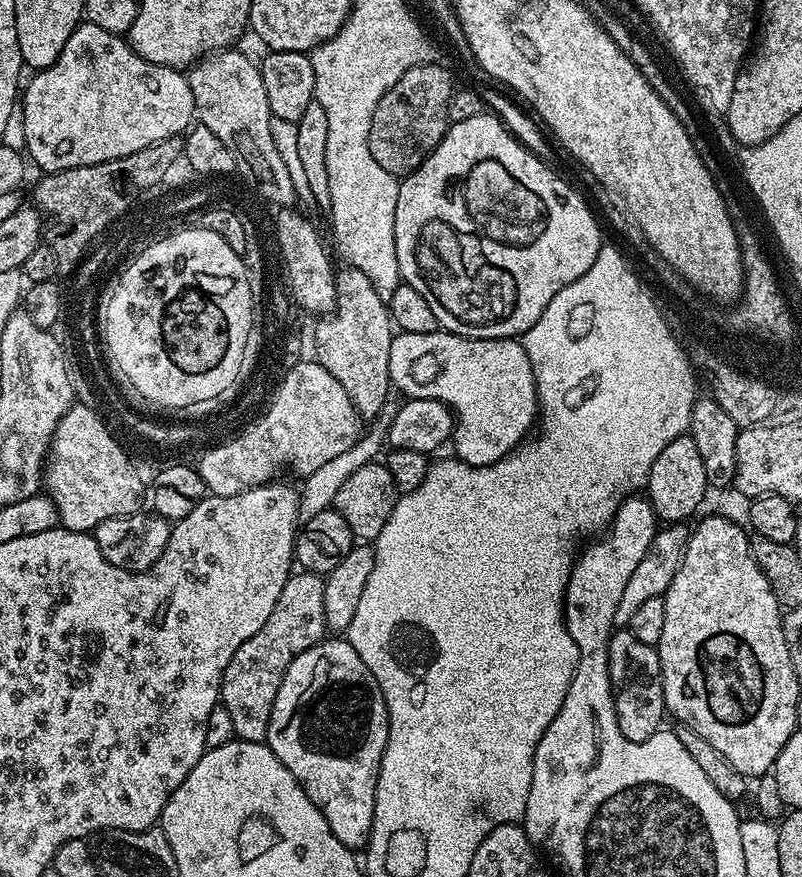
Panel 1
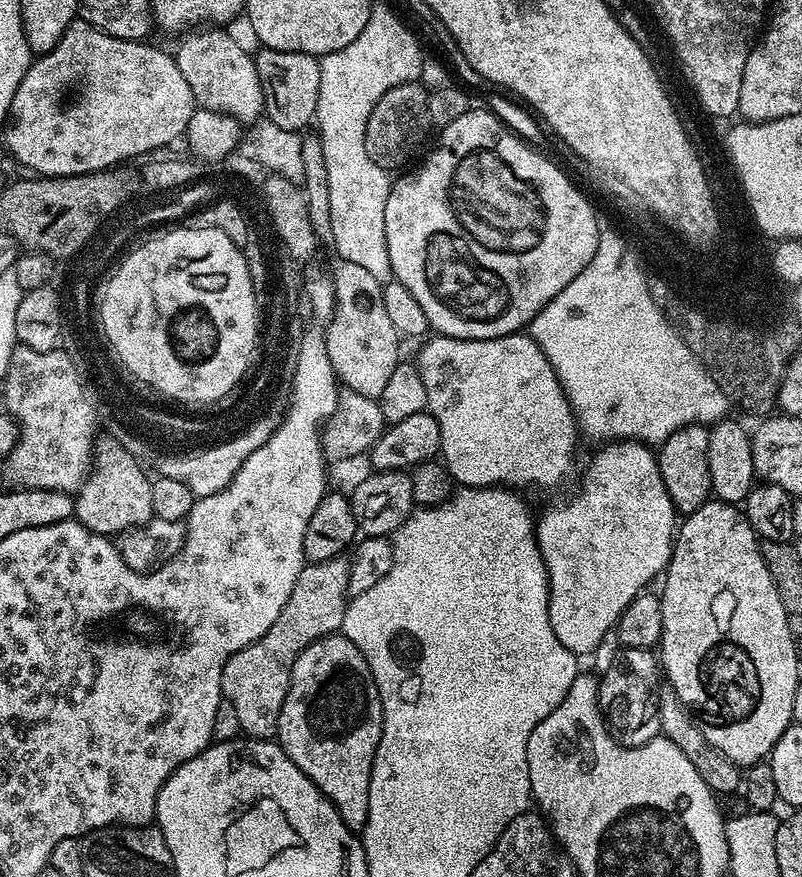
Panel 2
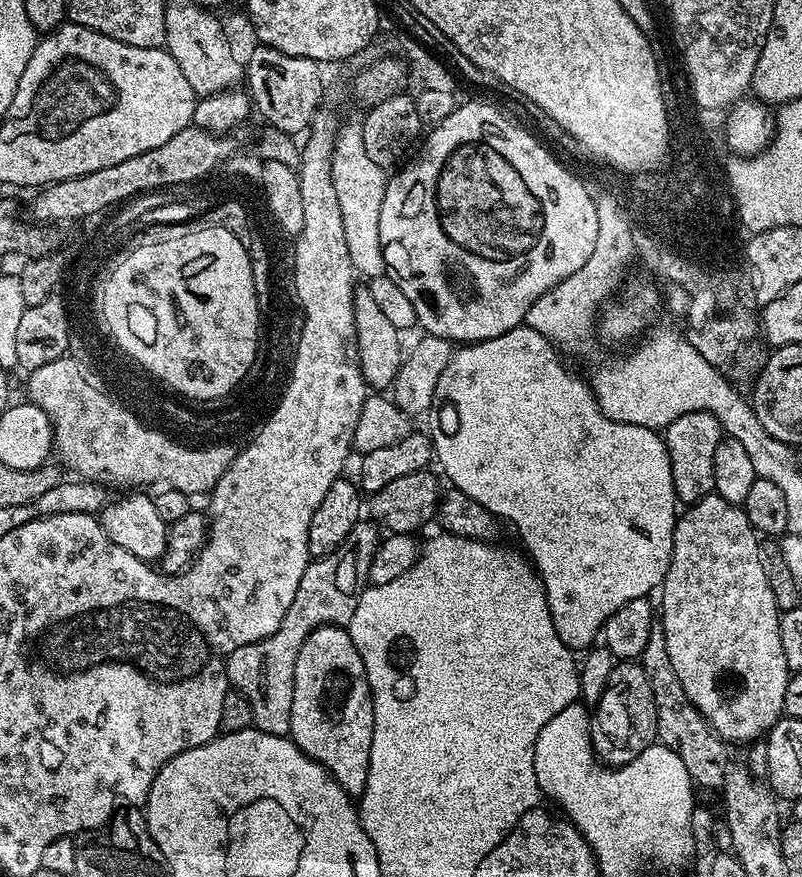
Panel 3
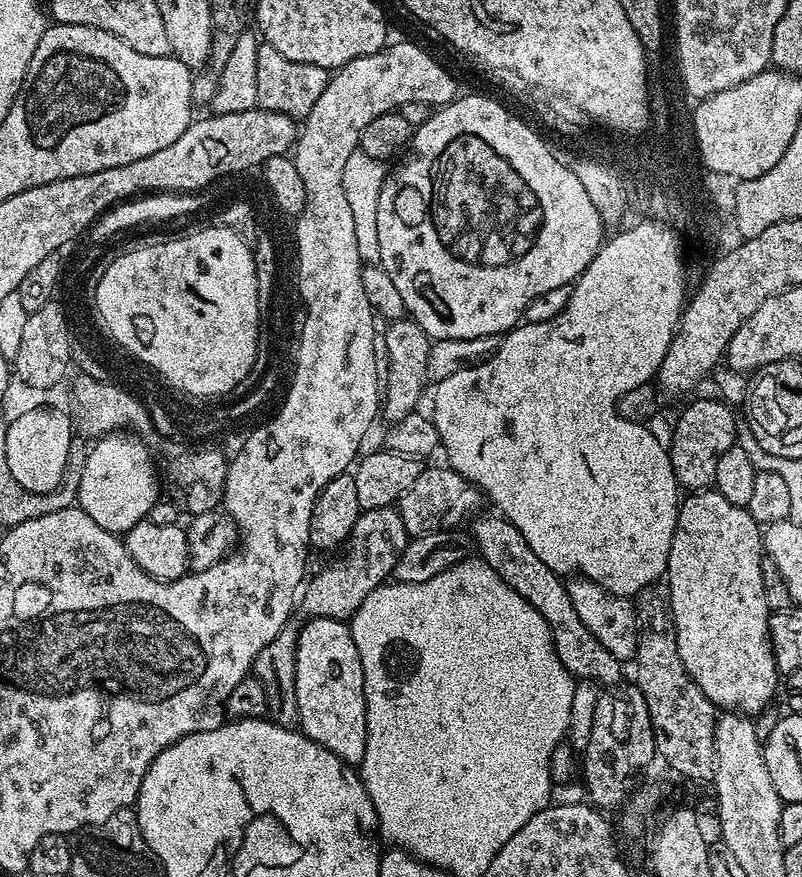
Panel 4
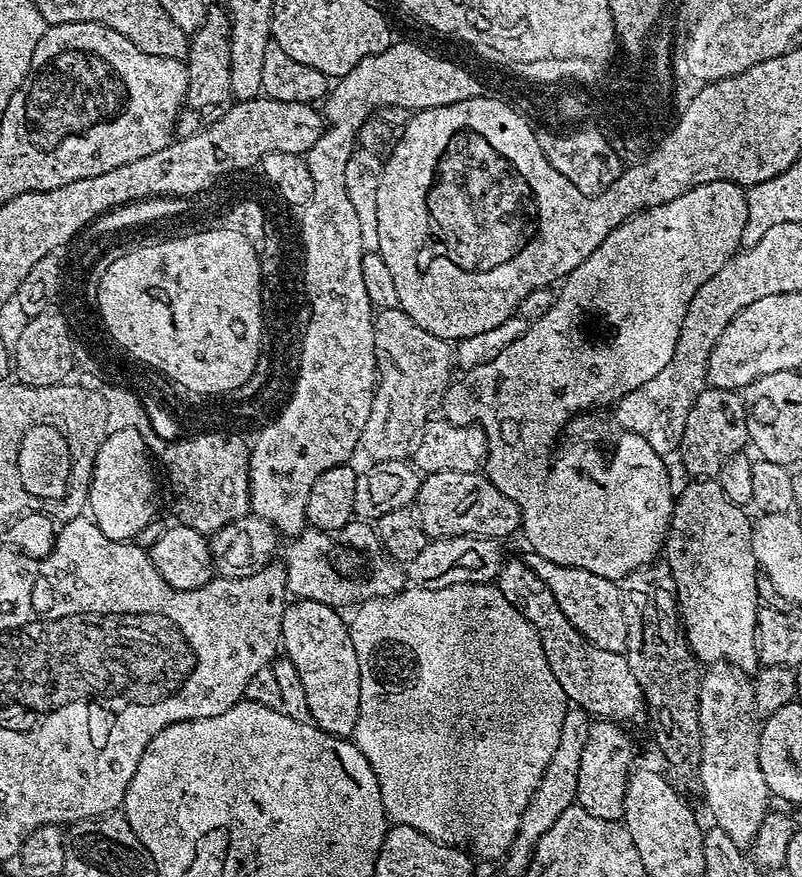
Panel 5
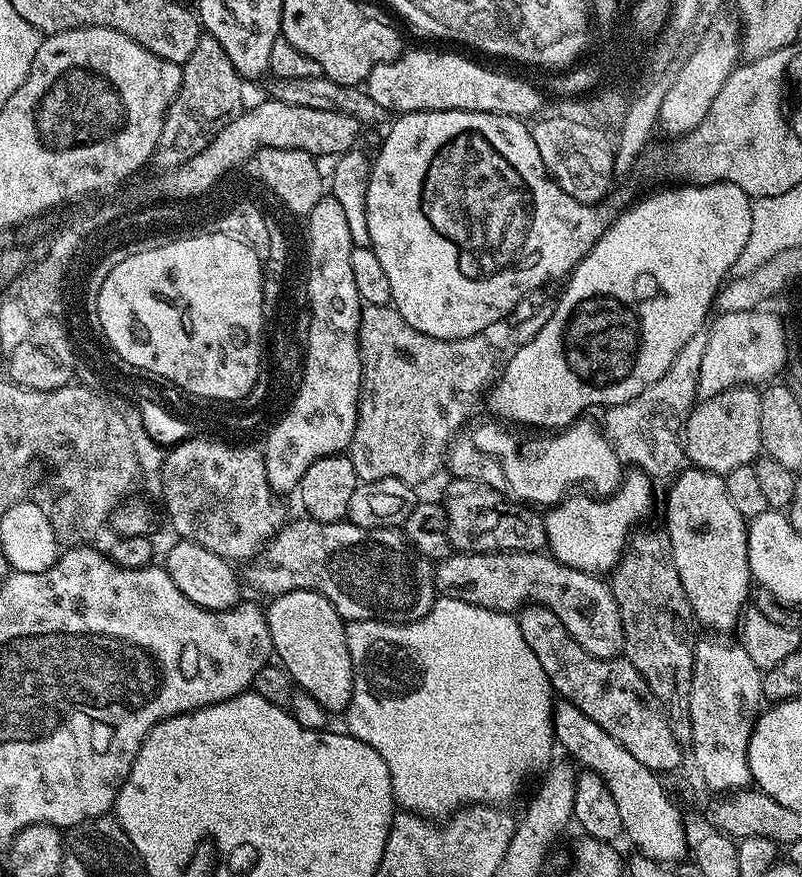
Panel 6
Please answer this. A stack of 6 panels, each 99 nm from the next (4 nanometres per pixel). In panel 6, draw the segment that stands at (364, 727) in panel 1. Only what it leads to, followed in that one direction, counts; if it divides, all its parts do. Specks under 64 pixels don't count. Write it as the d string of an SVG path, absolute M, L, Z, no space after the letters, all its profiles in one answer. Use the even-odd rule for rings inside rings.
M294 590L275 597L266 615L275 659L292 675L299 691L309 692L330 714L347 713L352 697L352 659L346 642L346 622L322 598L310 590Z

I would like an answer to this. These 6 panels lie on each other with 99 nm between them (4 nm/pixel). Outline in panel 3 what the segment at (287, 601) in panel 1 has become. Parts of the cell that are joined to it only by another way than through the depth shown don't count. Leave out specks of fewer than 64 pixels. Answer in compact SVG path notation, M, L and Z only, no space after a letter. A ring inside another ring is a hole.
M361 519L354 530L346 534L346 542L342 542L342 546L308 563L302 582L298 582L294 602L290 602L290 610L286 610L278 630L258 642L238 646L238 650L228 656L226 674L229 685L246 698L252 723L259 732L289 735L290 706L294 702L294 666L298 666L302 642L306 642L314 630L325 626L347 626L350 618L354 618L358 589L362 584L360 556L370 558L381 539L381 529L373 521Z

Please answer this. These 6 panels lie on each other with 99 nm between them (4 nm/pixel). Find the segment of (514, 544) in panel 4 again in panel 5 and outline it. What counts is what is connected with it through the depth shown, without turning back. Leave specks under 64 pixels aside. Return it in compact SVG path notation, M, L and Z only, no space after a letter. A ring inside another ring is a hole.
M523 559L505 563L498 577L500 593L538 630L538 638L542 642L542 654L546 654L546 662L550 662L550 670L554 678L558 678L558 686L568 695L575 707L588 712L592 718L613 720L621 726L645 723L646 709L642 686L638 686L638 678L634 678L634 670L630 670L627 655L622 652L611 652L594 646L581 632L574 630L570 618L562 614L562 606L558 606L550 586L534 574L534 570Z

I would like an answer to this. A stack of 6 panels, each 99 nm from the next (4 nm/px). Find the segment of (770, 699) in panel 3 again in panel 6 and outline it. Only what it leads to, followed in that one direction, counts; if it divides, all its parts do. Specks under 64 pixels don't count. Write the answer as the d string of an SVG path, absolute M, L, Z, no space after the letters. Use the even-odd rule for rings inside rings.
M688 466L671 484L666 531L678 578L682 578L682 590L686 590L697 621L700 619L713 633L728 634L740 624L754 584L748 568L748 525L744 516L734 510L726 495L724 477L718 473Z

